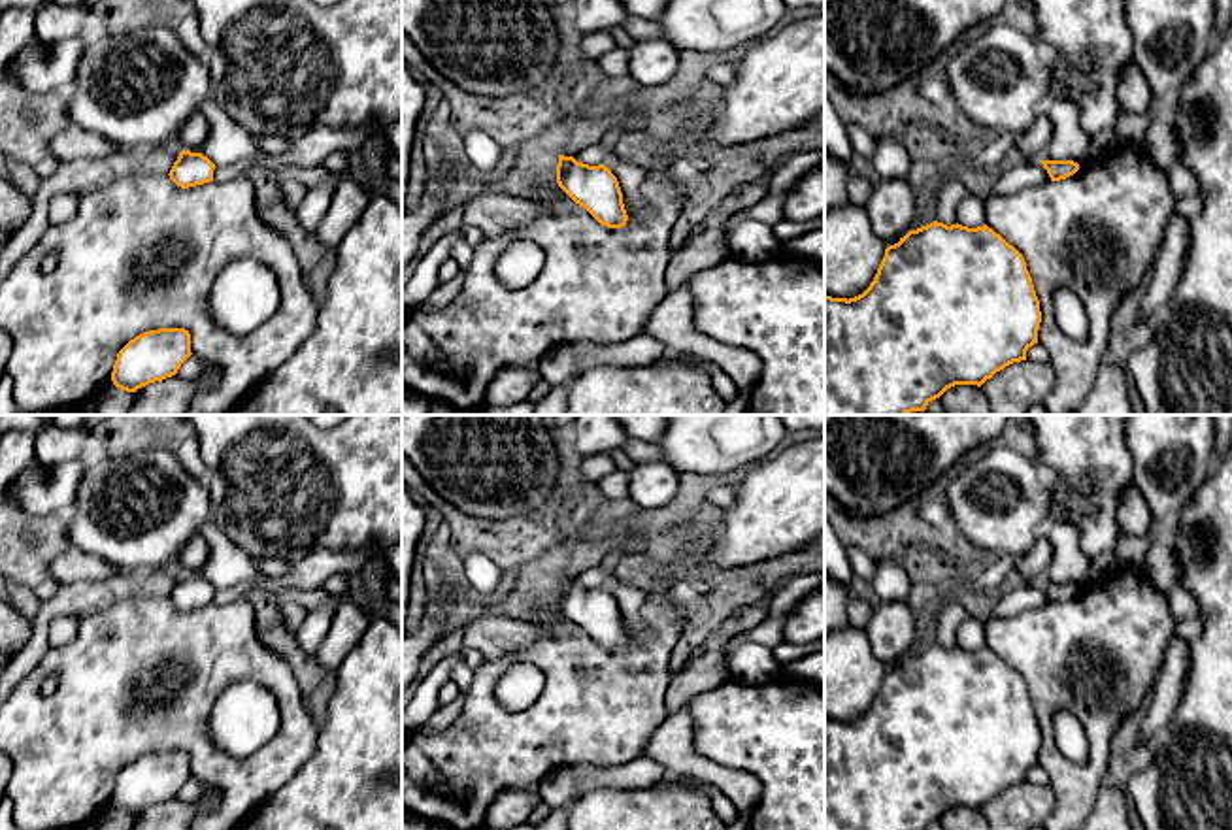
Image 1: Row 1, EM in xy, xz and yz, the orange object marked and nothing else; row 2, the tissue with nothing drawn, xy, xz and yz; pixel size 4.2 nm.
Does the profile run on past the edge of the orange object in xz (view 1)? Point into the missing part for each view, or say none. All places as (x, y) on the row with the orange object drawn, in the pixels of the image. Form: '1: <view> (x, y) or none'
1: none

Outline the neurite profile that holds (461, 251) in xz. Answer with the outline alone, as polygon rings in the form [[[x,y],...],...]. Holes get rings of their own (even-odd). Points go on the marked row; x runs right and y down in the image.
[[[460,234],[453,247],[451,247],[451,258],[458,264],[462,272],[466,272],[474,258],[474,249],[468,245],[466,236]]]

